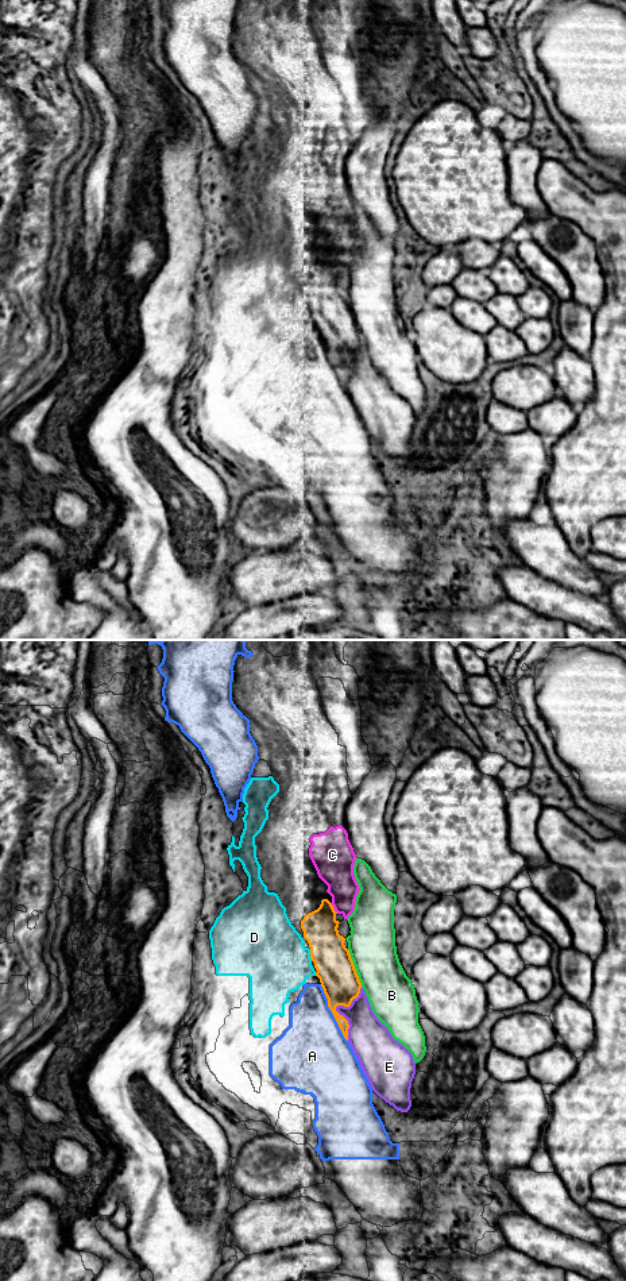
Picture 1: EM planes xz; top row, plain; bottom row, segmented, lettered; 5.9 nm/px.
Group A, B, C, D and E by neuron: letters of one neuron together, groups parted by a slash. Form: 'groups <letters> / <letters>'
groups A C D / B / E

